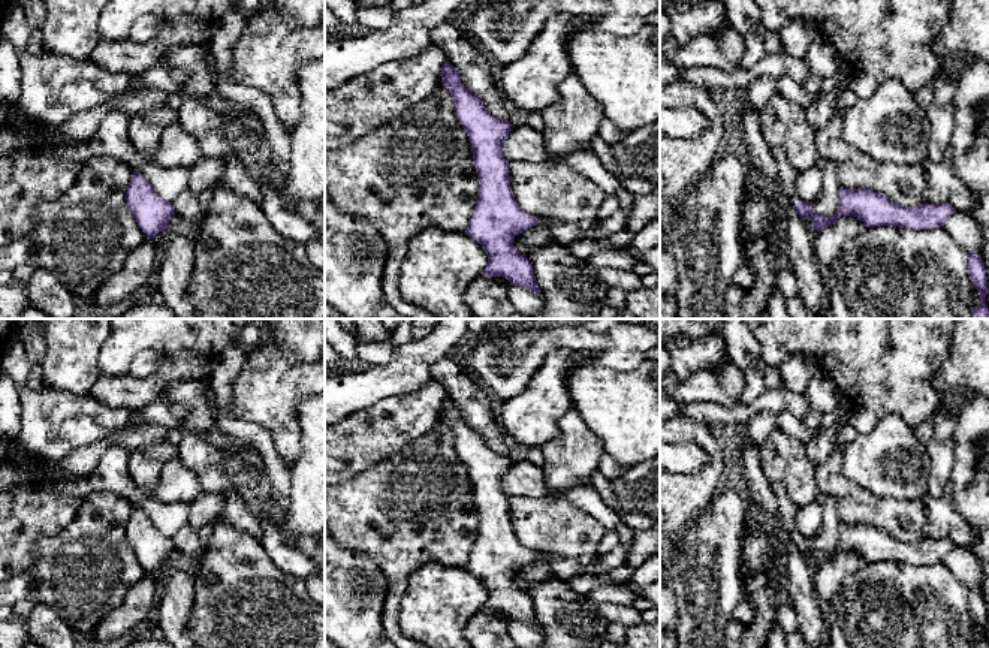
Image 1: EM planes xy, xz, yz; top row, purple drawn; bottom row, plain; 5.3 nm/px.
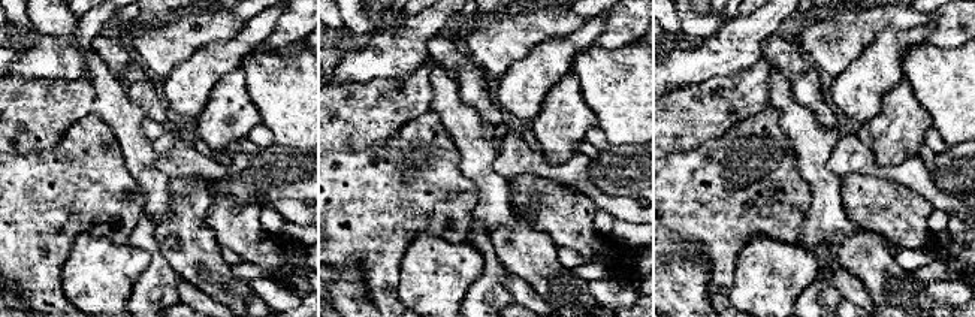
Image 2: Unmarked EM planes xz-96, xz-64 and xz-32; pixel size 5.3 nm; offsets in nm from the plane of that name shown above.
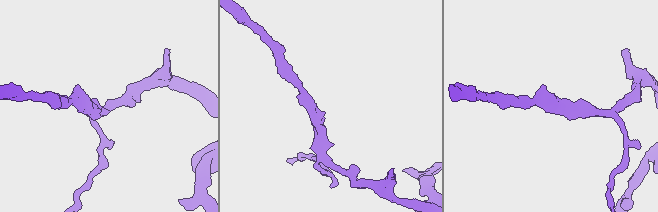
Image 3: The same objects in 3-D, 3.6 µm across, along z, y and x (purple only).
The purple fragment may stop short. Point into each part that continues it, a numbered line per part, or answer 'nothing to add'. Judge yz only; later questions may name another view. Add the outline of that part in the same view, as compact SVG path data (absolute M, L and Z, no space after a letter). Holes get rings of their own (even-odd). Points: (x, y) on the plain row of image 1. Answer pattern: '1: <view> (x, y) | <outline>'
1: yz (784, 503) | M774 482L771 483L771 488L777 497L781 522L787 530L790 540L794 543L802 534L794 528L794 513L791 500L781 483Z

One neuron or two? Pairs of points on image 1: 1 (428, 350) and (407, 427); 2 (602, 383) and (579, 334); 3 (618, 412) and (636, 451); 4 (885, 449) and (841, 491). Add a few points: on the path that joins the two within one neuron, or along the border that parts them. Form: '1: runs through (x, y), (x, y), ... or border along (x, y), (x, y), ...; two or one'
1: border along (431, 380), (406, 394), (383, 398); two
2: border along (597, 359), (621, 371), (632, 370); two
3: runs through (627, 421), (636, 430), (636, 442); one
4: border along (841, 452), (841, 472), (864, 490), (883, 497); two

